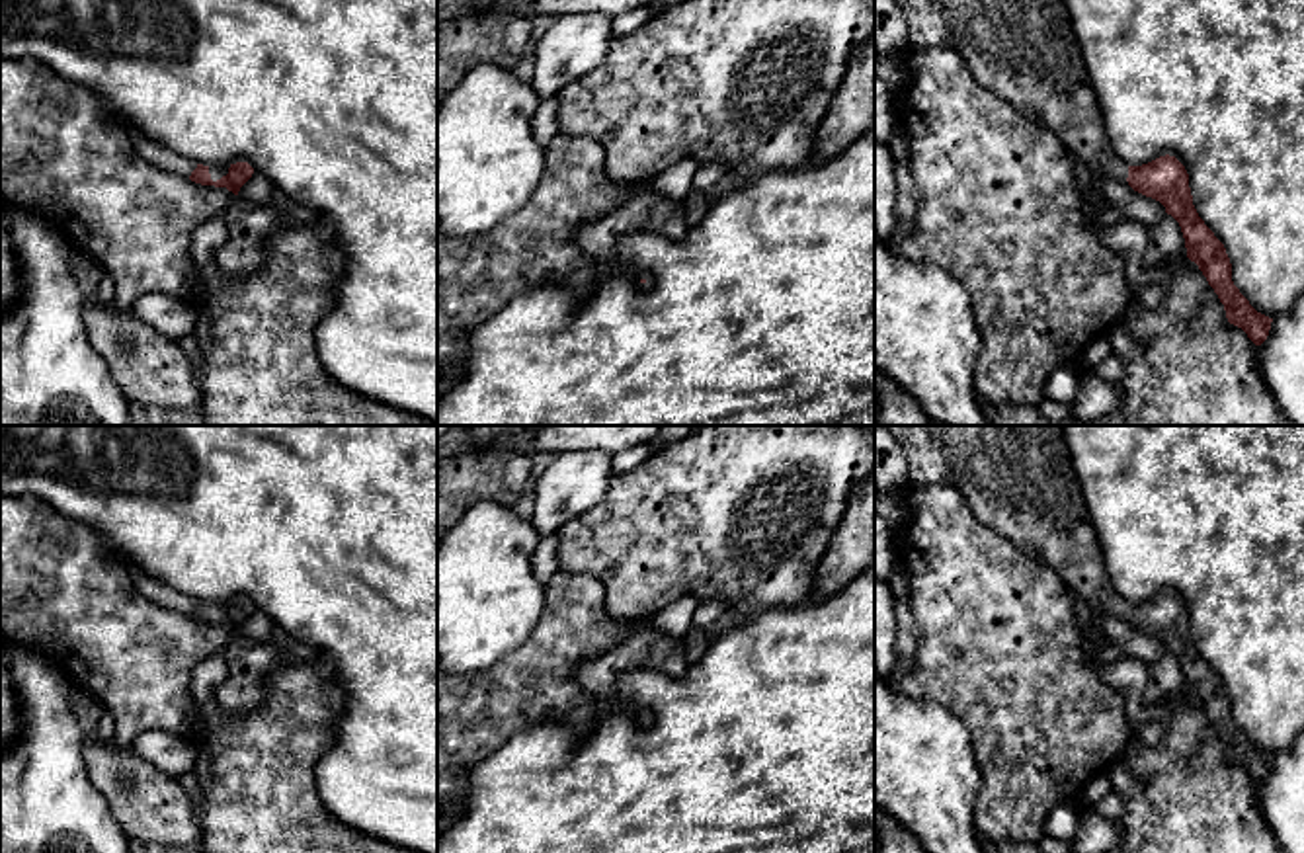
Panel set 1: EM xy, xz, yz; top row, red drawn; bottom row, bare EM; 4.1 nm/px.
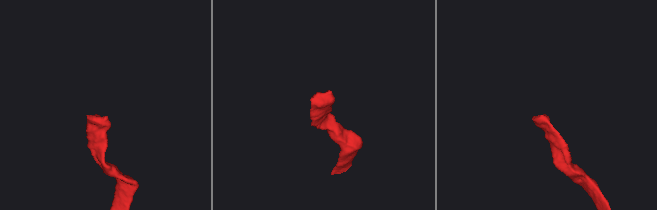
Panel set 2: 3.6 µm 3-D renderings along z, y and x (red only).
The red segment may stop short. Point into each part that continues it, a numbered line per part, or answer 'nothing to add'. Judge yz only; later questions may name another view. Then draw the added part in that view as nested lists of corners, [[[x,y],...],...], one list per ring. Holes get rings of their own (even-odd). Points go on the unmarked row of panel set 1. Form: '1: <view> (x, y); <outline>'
1: yz (1019, 481); [[[888,426],[908,459],[916,486],[955,484],[972,513],[1029,556],[1050,566],[1089,607],[1126,619],[1128,601],[1117,591],[1085,494],[1072,467],[1062,426]]]

